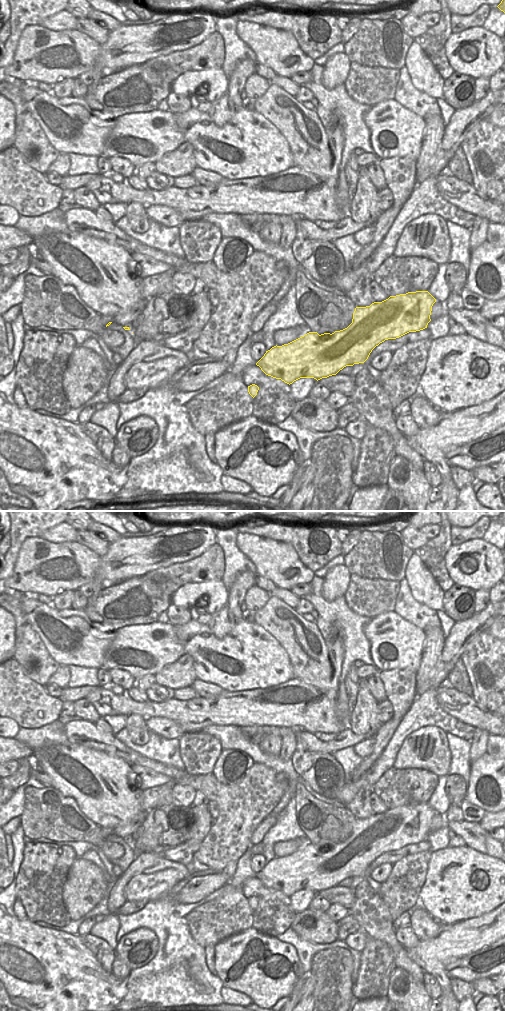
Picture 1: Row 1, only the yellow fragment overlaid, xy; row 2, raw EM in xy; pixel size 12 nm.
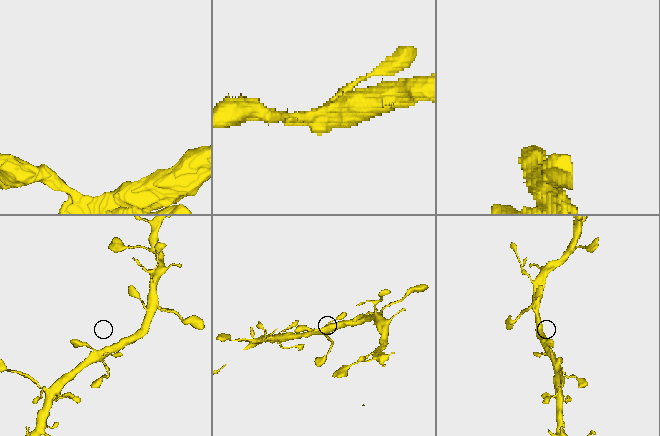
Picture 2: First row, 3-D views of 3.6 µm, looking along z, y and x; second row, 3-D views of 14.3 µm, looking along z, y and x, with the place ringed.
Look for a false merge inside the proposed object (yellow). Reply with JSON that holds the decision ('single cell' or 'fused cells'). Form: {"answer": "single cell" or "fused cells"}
{"answer": "single cell"}

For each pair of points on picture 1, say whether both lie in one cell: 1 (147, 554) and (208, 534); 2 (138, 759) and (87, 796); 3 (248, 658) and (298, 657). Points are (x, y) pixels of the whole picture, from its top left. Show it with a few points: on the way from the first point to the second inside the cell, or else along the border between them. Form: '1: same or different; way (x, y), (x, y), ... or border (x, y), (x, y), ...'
1: same; way (163, 562), (172, 557), (188, 556), (196, 548)
2: different; border (127, 763), (130, 765)
3: different; border (275, 638), (288, 656), (293, 676)

